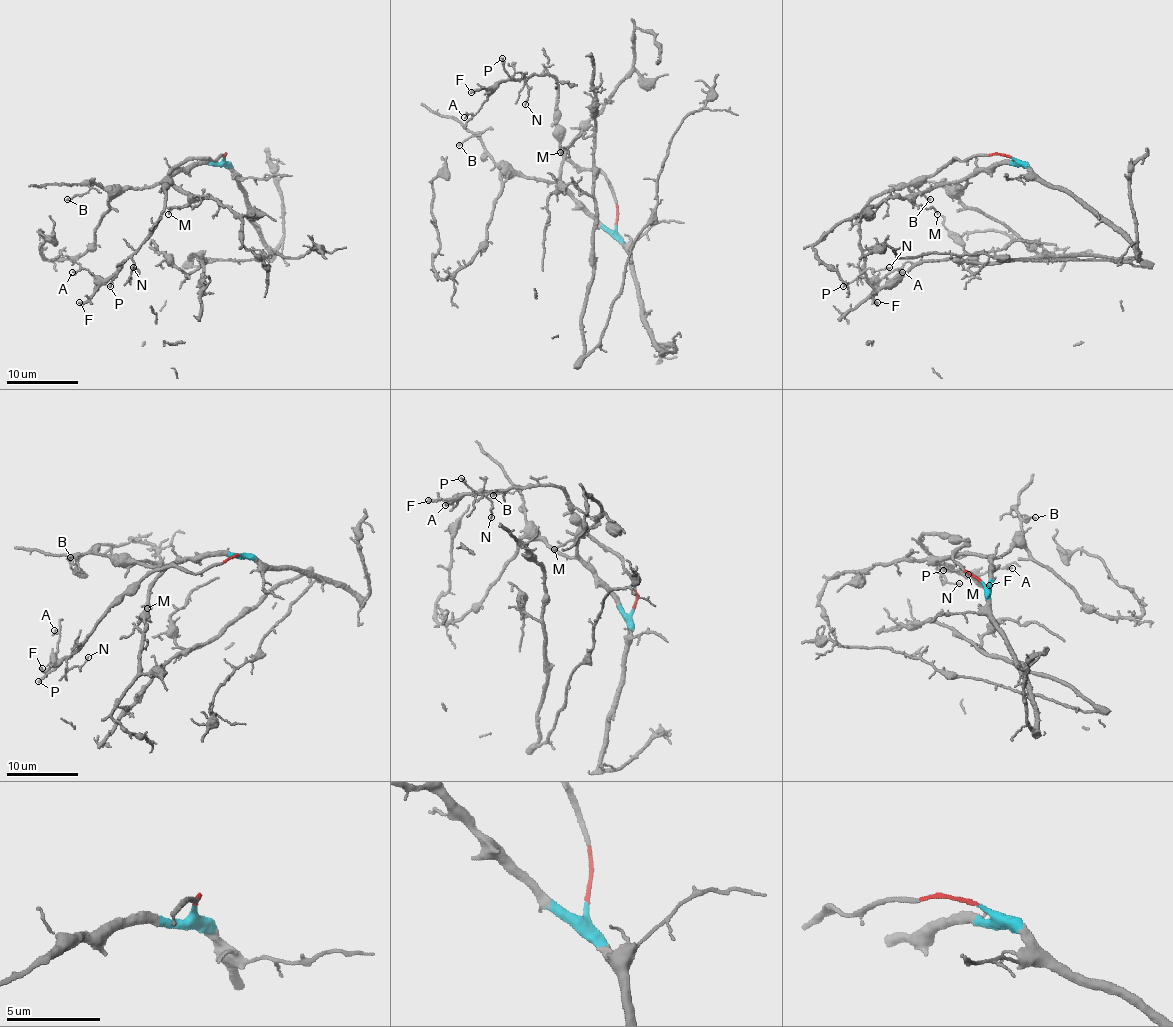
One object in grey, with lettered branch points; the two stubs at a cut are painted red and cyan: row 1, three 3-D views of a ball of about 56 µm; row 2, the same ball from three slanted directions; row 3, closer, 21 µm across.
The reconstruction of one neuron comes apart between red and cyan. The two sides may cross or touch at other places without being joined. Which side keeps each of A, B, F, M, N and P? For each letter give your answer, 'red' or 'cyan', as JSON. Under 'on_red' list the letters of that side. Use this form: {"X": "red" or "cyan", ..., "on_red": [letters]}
{"A": "red", "B": "cyan", "F": "red", "M": "cyan", "N": "red", "P": "red", "on_red": ["A", "F", "N", "P"]}

